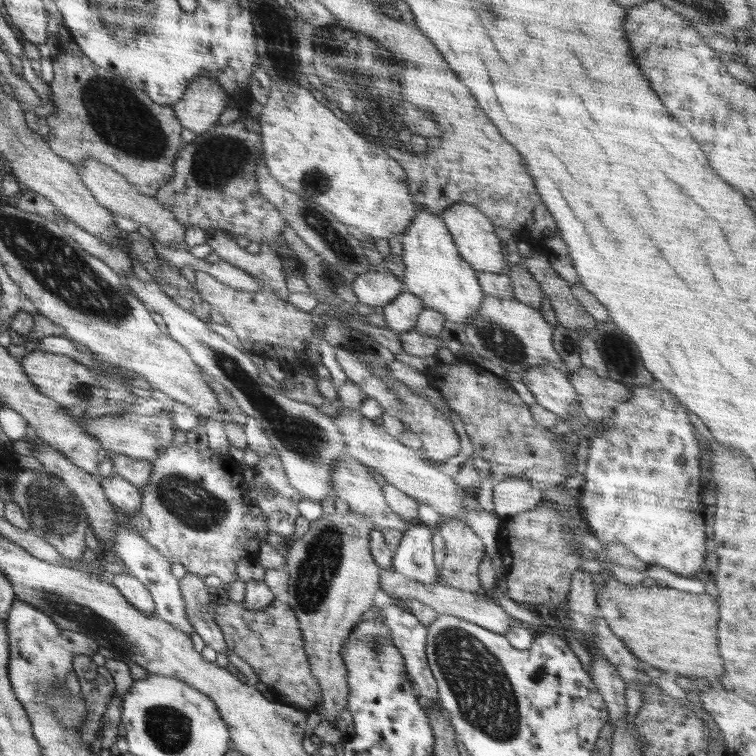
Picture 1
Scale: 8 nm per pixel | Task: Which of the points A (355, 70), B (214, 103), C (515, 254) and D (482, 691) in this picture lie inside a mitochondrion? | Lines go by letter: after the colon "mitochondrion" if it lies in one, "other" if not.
A: mitochondrion
B: other
C: other
D: mitochondrion

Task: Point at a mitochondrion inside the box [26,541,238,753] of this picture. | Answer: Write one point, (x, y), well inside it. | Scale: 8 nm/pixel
(64, 711)

